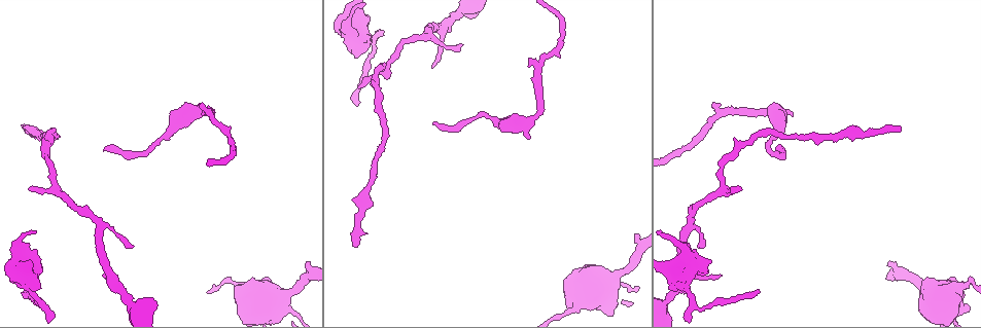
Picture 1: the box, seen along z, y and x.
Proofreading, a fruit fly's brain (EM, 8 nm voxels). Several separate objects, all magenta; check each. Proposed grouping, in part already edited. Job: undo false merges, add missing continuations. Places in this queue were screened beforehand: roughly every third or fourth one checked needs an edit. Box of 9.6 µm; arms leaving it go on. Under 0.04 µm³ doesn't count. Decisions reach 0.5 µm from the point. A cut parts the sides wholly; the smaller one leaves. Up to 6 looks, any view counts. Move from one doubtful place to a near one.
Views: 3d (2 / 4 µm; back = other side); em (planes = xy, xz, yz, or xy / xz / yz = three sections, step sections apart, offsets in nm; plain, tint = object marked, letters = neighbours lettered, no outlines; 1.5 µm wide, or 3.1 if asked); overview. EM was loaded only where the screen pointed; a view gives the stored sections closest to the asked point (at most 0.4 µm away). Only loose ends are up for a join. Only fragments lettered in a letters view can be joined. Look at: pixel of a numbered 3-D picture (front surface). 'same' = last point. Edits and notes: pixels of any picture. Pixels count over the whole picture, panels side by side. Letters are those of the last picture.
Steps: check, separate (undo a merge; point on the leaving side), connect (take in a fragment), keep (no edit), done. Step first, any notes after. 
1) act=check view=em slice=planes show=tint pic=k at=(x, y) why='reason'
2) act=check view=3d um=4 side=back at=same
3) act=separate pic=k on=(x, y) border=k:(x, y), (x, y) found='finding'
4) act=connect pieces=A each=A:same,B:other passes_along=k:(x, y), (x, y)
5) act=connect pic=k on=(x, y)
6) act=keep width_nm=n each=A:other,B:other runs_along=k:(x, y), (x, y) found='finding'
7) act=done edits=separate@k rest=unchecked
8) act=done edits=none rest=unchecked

act=check view=em slice=planes show=plain pic=1 at=(173, 125) why='thick turns thin'

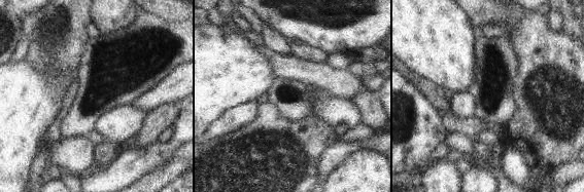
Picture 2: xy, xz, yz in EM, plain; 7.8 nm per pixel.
act=check view=em slice=planes show=tint at=same why='with the object marked'

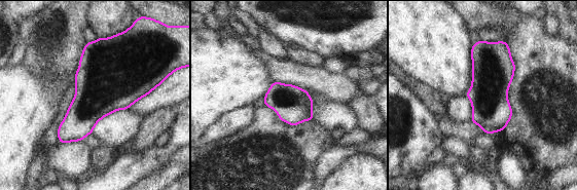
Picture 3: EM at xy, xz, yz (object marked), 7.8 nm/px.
act=check view=em slice=planes show=letters at=same

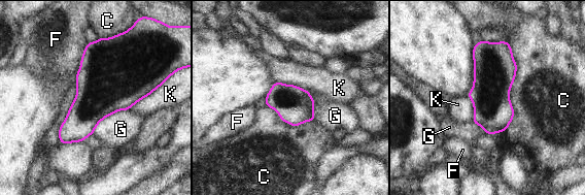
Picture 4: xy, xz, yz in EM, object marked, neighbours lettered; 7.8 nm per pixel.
act=keep width_nm=280 each=C:other,F:other,G:other,K:other border=4:(163, 83), (129, 108) found='one cell here'

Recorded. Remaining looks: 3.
act=check view=em slice=xy step=8 show=tint pic=1 at=(286, 296) why='sudden change in width'

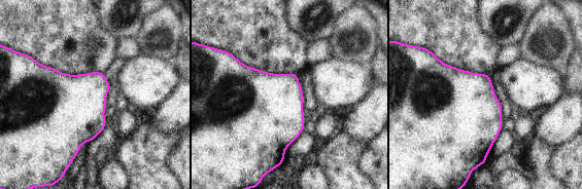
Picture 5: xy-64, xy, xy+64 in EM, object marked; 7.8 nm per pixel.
act=check view=em slice=xz step=8 show=letters at=same why='another direction'

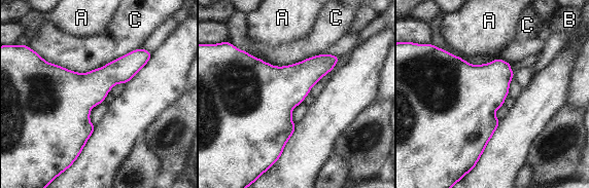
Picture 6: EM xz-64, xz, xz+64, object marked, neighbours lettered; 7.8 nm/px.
act=keep width_nm=220 each=A:other,B:other,C:other border=6:(140, 47), (84, 73), (41, 58) found='continuous, no second cell'

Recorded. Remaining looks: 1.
act=done edits=none rest=unchecked

